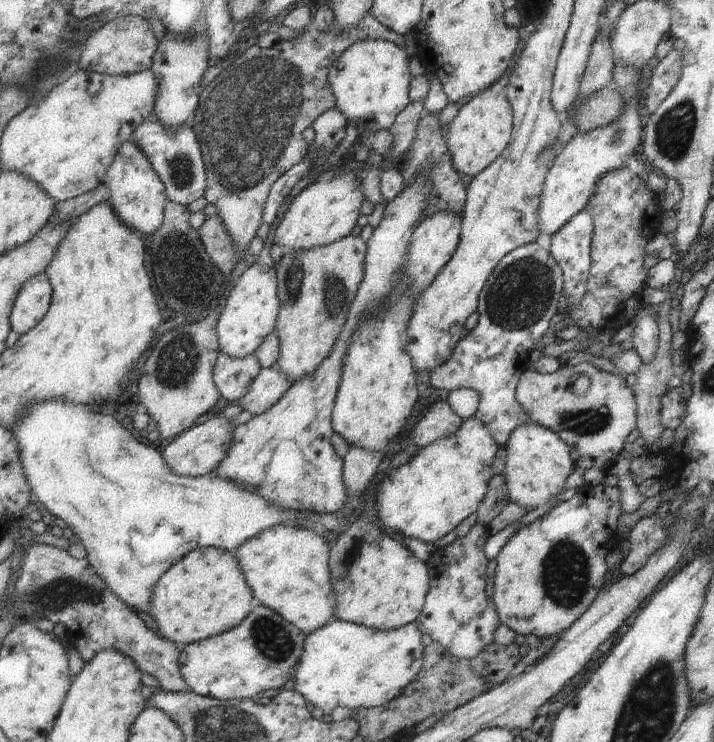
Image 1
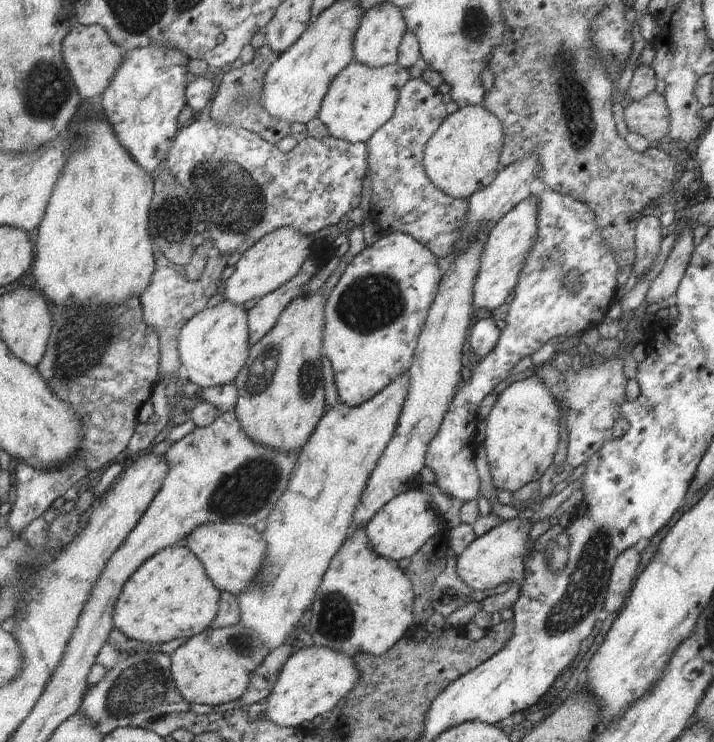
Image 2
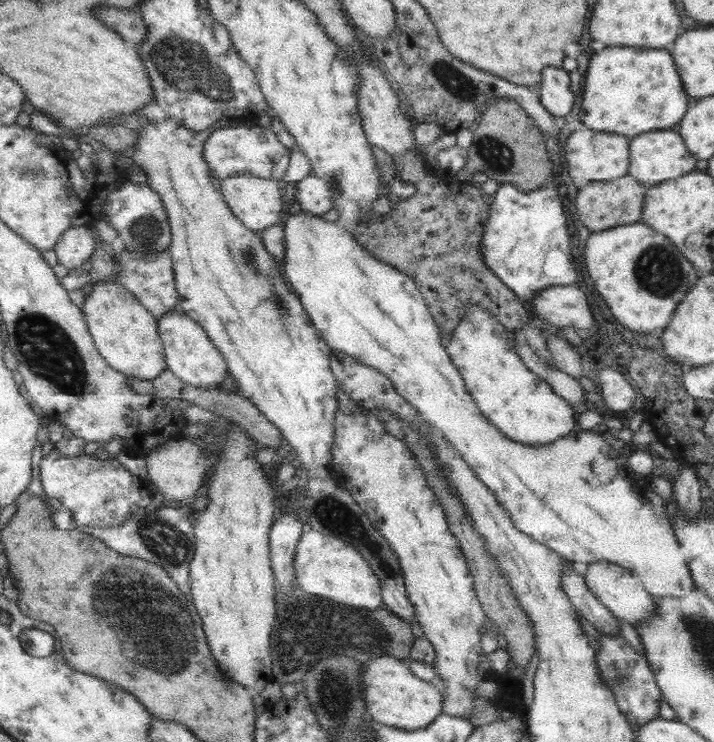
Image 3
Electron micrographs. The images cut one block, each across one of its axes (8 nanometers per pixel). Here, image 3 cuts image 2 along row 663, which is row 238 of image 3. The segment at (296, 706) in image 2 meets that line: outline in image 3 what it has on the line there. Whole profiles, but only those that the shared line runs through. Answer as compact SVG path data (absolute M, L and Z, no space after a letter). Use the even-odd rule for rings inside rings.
M303 209L296 211L287 220L285 231L286 239L288 239L288 253L284 260L285 264L283 268L287 273L287 278L291 280L291 286L300 295L300 299L306 305L307 311L312 315L312 320L314 320L320 332L323 333L324 339L331 344L333 350L344 351L355 356L356 359L363 360L364 363L379 368L388 377L393 378L400 395L408 399L432 425L436 425L448 437L448 440L451 440L456 445L456 451L471 466L471 469L475 470L475 474L479 477L479 480L482 480L487 488L491 489L495 496L499 498L500 504L507 510L511 520L515 522L516 529L532 535L532 539L536 540L536 542L546 545L546 547L560 553L560 555L566 557L568 560L584 563L607 560L619 564L627 568L637 580L640 580L644 589L656 598L670 596L682 599L683 597L689 596L695 590L686 558L680 550L680 544L678 544L676 536L672 534L672 530L669 528L666 501L658 496L658 494L655 494L650 489L650 486L646 486L644 475L634 473L624 460L618 458L618 454L614 450L610 450L610 442L604 440L601 429L590 431L582 429L577 433L572 432L568 436L559 438L555 442L552 442L552 444L544 444L542 447L528 447L528 444L520 444L519 441L514 441L510 437L504 436L504 432L500 432L500 429L496 428L483 415L475 399L467 391L466 381L463 379L459 368L456 367L449 347L444 346L444 342L442 342L443 332L440 330L440 325L432 314L431 308L428 306L427 297L420 290L420 285L416 284L415 277L408 275L407 272L402 272L395 265L388 264L374 257L364 249L363 245L359 244L360 242L356 240L353 233L343 228L338 221L327 221L322 215L316 216L316 214L306 212Z

